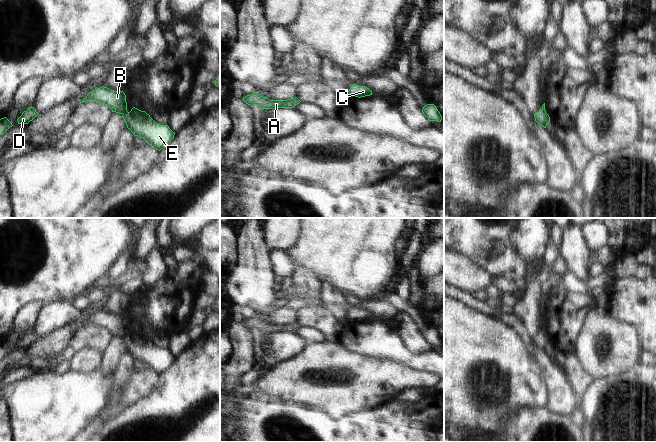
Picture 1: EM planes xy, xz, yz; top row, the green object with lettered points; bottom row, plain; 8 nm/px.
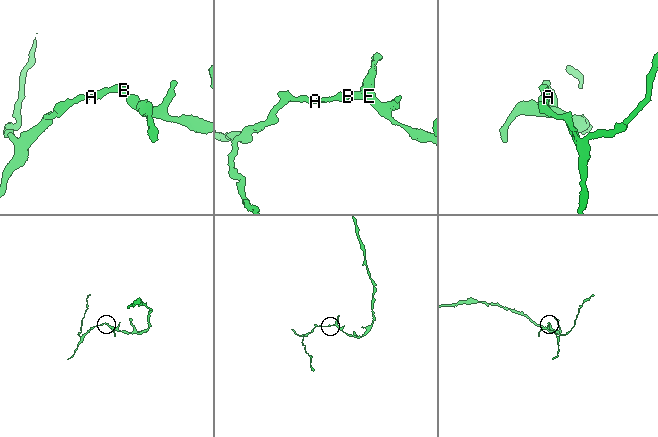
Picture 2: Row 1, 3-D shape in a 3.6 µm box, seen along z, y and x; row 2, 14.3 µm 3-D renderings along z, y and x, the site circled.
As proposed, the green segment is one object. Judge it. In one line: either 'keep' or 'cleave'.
cleave

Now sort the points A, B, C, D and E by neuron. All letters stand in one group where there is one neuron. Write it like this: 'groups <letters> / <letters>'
groups A B D / C E

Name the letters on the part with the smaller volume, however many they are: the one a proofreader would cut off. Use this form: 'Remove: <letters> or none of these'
Remove: A, B, D

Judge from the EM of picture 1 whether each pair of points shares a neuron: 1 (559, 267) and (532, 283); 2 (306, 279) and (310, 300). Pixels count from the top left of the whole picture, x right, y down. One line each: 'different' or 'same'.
1: different
2: same

